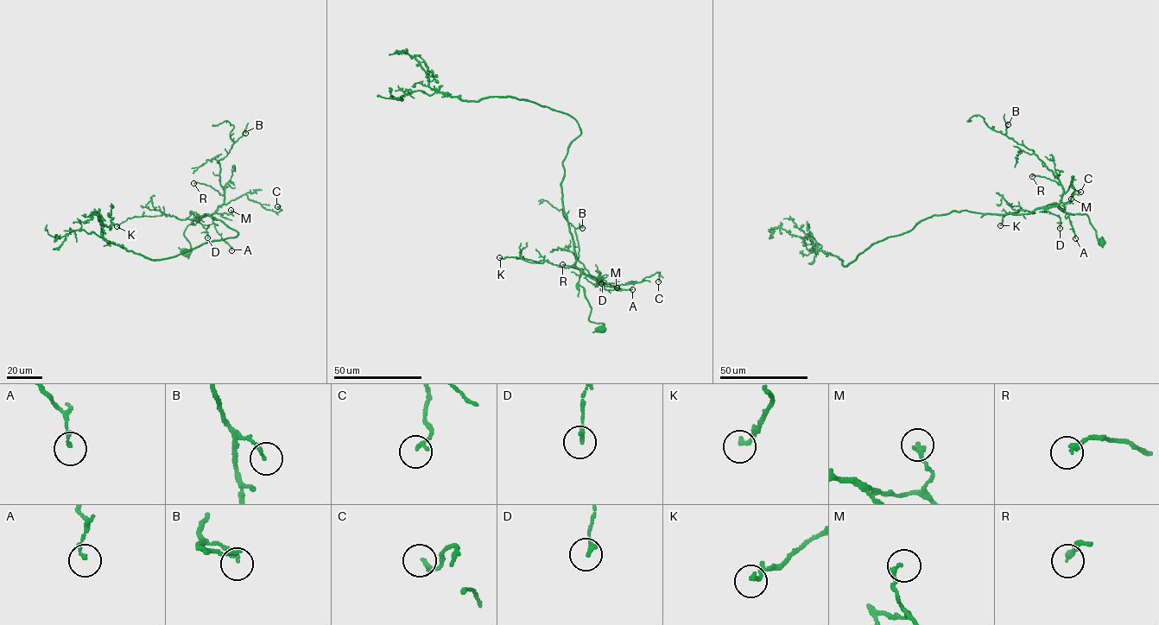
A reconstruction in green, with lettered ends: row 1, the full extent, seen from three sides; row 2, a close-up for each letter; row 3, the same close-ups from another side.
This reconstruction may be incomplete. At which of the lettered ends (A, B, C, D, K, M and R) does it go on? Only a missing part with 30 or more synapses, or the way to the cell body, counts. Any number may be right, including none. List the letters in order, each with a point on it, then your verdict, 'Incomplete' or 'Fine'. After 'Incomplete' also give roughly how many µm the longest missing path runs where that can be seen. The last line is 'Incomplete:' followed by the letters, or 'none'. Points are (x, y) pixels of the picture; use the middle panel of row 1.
A: Place: (632, 289). Fine
B: Place: (582, 228). Fine
C: Place: (658, 281). Fine
D: Place: (601, 283). Fine
K: Place: (499, 257). Fine
M: Place: (617, 287). Fine
R: Place: (562, 264). Fine
Incomplete: none

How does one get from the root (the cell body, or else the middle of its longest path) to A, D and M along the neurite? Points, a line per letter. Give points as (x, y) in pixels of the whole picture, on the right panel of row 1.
A: (1101, 242), (1098, 238), (1086, 214), (1063, 212), (1054, 204), (1044, 205), (1057, 206), (1067, 213), (1075, 238)
D: (1101, 242), (1098, 238), (1086, 214), (1063, 212), (1054, 204), (1044, 205), (1043, 208), (1060, 217), (1060, 228)
M: (1101, 242), (1098, 238), (1086, 214), (1063, 212), (1054, 204), (1043, 207), (1072, 202), (1071, 198)

